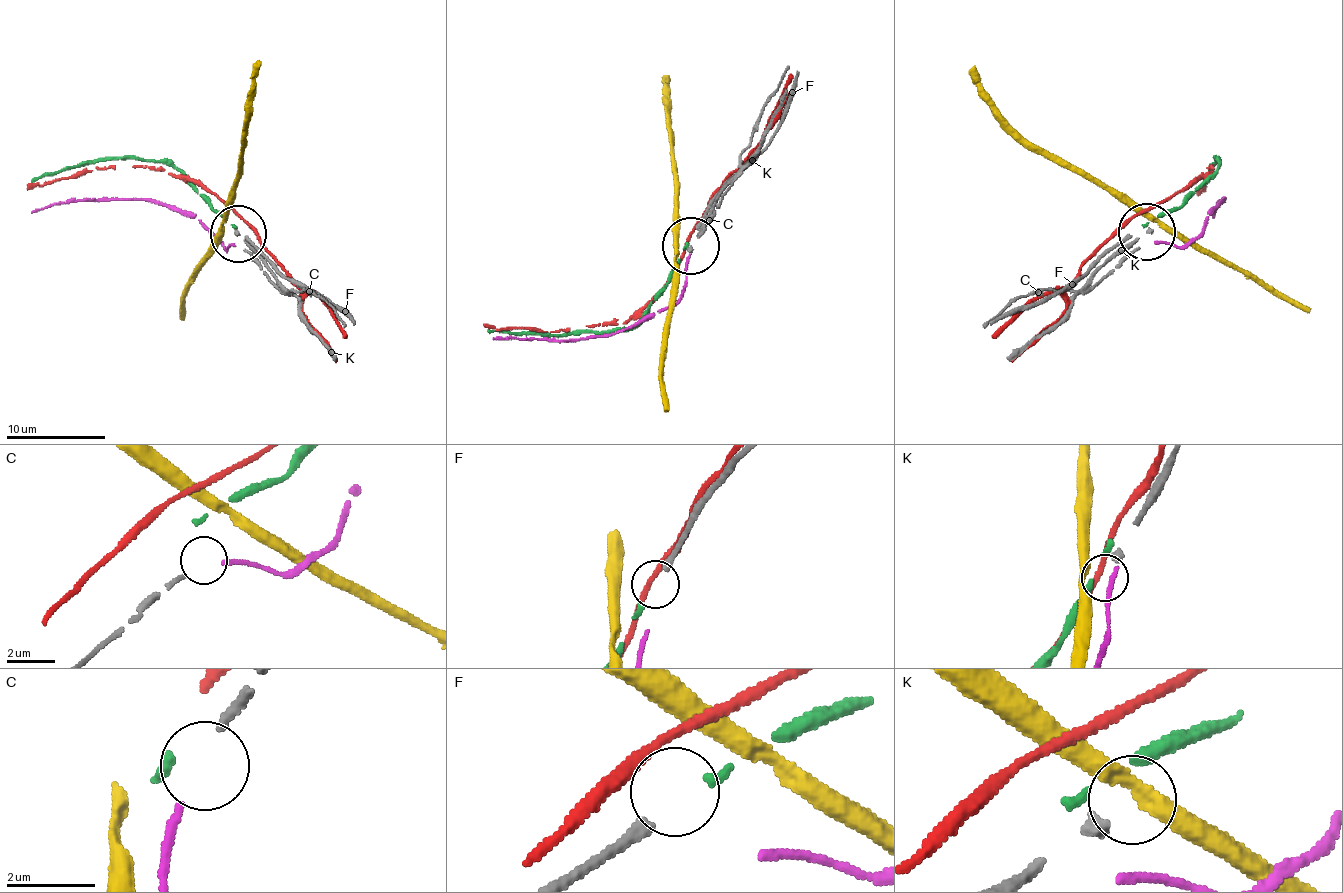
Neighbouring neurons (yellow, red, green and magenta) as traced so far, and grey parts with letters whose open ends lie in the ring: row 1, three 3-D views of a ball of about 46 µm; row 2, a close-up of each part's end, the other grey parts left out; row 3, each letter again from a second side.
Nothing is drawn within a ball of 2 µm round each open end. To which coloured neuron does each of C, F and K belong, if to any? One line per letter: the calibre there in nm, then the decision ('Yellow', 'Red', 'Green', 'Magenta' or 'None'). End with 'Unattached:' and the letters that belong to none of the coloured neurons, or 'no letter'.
C: Thickness 170 nm. Magenta
F: Thickness 280 nm. Green
K: Thickness 280 nm. None
Unattached: K

